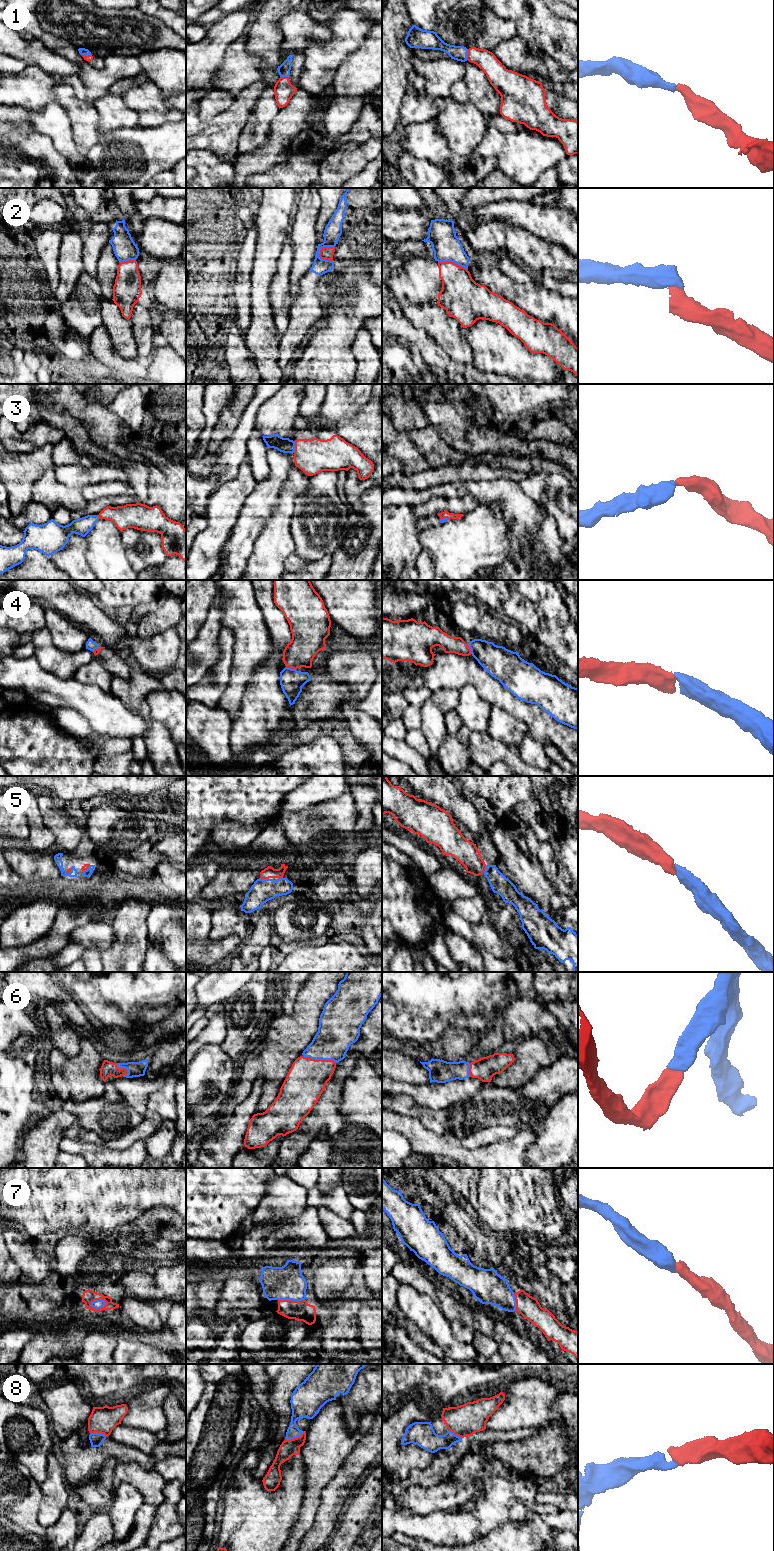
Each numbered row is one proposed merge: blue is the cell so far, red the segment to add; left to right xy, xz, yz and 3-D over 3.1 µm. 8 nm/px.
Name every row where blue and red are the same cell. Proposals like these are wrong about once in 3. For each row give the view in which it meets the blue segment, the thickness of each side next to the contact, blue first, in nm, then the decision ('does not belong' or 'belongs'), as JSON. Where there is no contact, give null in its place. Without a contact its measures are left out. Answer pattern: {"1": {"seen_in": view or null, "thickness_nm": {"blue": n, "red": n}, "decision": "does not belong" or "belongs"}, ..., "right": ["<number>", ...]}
{"1": {"seen_in": "yz", "thickness_nm": {"blue": 120, "red": 160}, "decision": "belongs"}, "2": {"seen_in": "xz", "thickness_nm": {"blue": 140, "red": 100}, "decision": "does not belong"}, "3": {"seen_in": "xz", "thickness_nm": {"blue": 120, "red": 280}, "decision": "belongs"}, "4": {"seen_in": "yz", "thickness_nm": {"blue": 240, "red": 140}, "decision": "belongs"}, "5": {"seen_in": "xz", "thickness_nm": {"blue": 180, "red": 90}, "decision": "belongs"}, "6": {"seen_in": "xz", "thickness_nm": {"blue": 300, "red": 320}, "decision": "belongs"}, "7": {"seen_in": "xy", "thickness_nm": {"blue": 70, "red": 110}, "decision": "belongs"}, "8": {"seen_in": "xz", "thickness_nm": {"blue": 180, "red": 140}, "decision": "belongs"}, "right": ["1", "3", "4", "5", "6", "7", "8"]}

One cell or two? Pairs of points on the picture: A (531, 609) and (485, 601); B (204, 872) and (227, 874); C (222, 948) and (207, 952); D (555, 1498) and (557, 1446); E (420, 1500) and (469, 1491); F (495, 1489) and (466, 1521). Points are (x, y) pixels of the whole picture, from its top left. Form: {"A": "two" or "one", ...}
{"A": "one", "B": "two", "C": "one", "D": "two", "E": "one", "F": "two"}

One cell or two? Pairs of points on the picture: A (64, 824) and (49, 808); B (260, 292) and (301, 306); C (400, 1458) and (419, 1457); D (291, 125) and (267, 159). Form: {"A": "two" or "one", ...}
{"A": "one", "B": "two", "C": "one", "D": "one"}

